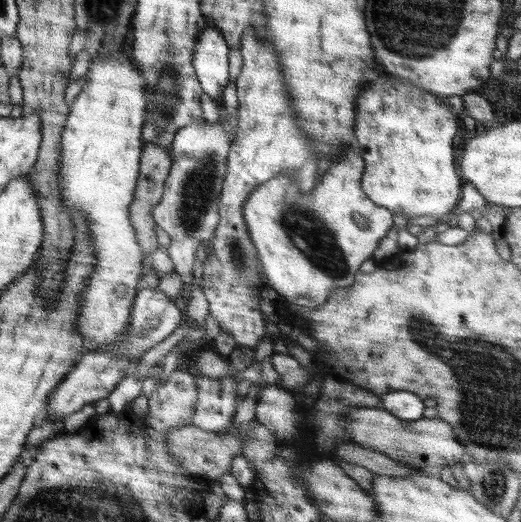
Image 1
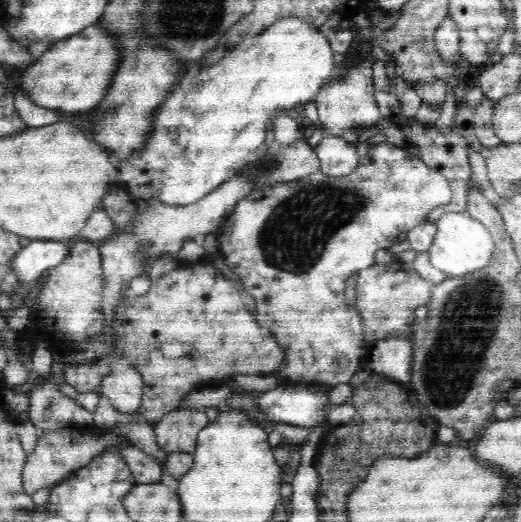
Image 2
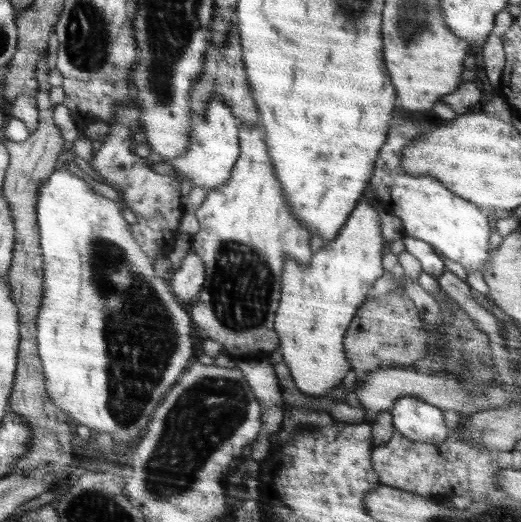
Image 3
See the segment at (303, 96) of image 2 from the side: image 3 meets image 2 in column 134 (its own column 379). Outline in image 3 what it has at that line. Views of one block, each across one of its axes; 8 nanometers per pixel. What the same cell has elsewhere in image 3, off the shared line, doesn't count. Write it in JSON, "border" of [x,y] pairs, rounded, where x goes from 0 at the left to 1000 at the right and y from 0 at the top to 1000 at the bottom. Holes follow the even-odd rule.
{"border":[[[775,226],[764,241],[749,245],[745,268],[720,307],[718,330],[704,364],[724,375],[726,389],[735,398],[772,423],[777,450],[827,467],[848,490],[885,504],[894,521],[921,519],[929,525],[942,481],[935,404],[885,375],[860,368],[831,337],[798,337],[779,333],[772,326],[772,287],[806,257],[814,257],[810,241],[787,226]]]}

